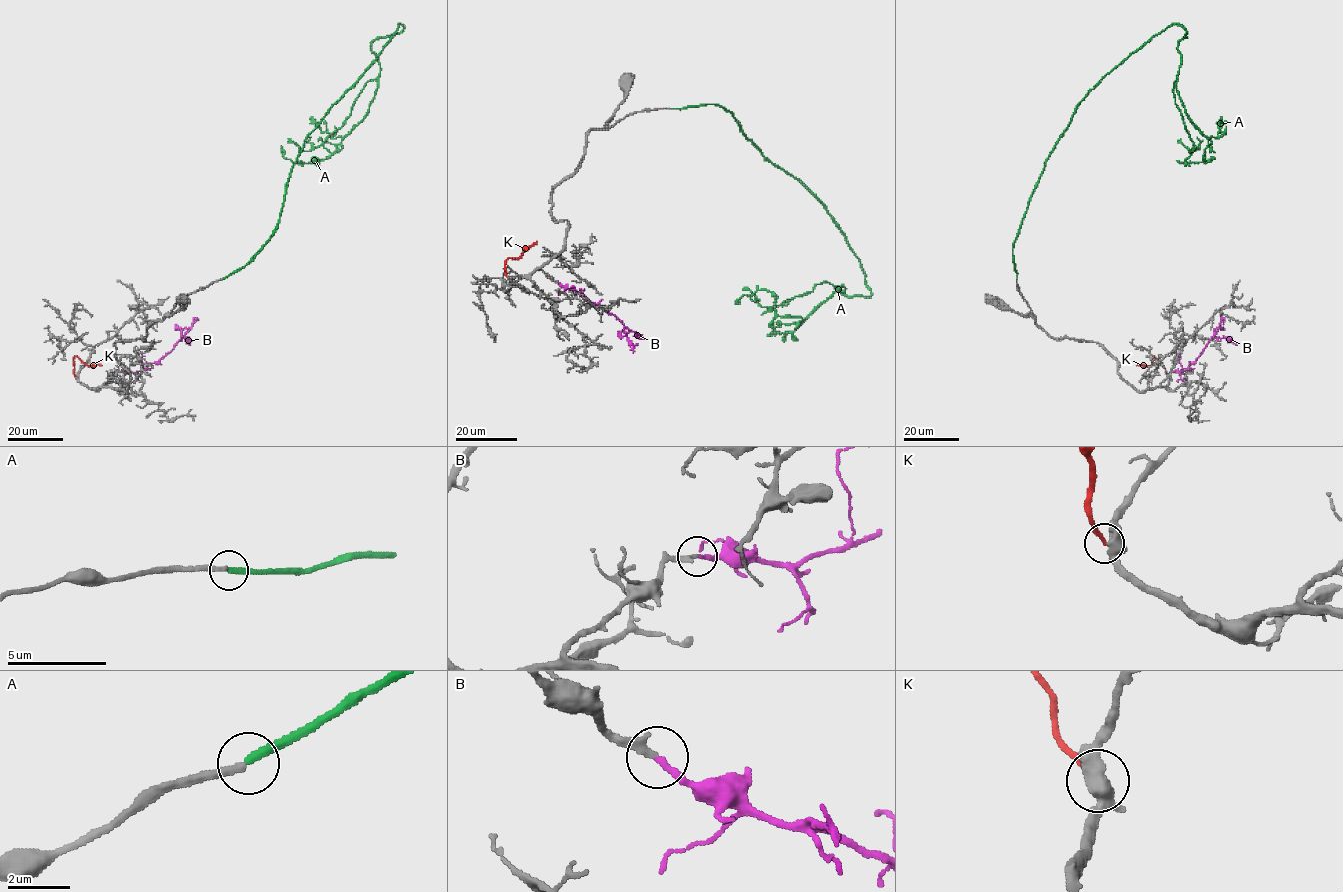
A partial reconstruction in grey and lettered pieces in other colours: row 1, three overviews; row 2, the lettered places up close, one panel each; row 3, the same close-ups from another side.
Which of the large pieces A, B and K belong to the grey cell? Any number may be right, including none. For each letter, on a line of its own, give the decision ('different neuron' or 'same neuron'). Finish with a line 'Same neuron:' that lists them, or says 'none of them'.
A: different neuron
B: same neuron
K: different neuron
Same neuron: B

